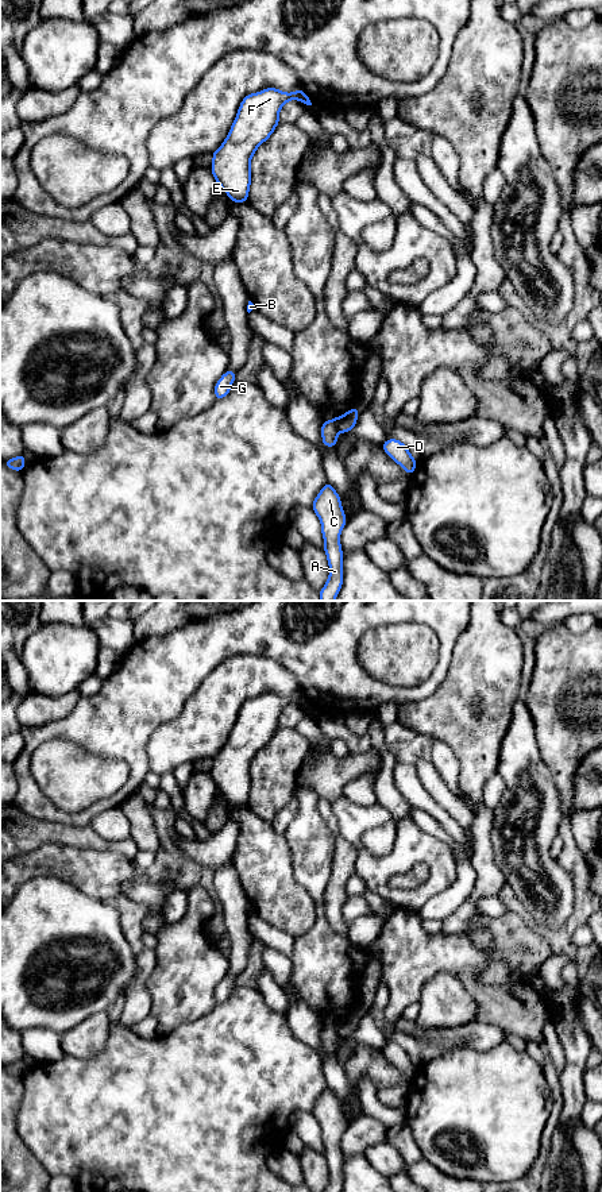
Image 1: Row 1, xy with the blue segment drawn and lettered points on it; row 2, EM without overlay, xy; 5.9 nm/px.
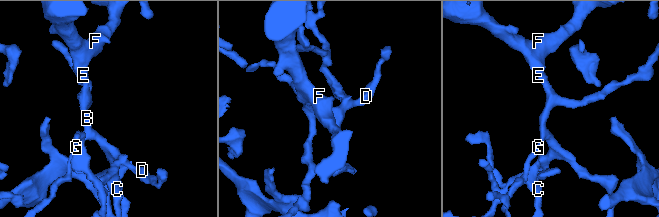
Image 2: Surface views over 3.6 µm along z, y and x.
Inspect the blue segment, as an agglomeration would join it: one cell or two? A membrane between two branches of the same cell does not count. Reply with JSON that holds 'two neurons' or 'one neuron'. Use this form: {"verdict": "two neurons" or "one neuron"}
{"verdict": "two neurons"}

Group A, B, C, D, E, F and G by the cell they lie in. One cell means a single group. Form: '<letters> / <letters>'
A C / B D E F G

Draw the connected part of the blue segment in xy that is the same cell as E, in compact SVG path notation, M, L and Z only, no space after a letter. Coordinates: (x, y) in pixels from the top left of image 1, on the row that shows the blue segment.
M273 86L247 94L221 146L212 153L211 171L232 202L247 202L250 163L256 148L279 124L279 111L290 100L312 105L302 89L286 93Z

